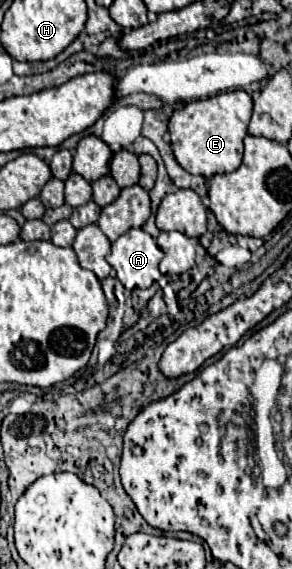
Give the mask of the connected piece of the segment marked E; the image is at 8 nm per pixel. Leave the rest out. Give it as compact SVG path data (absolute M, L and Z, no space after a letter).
M230 90L206 100L188 102L184 108L174 110L170 116L168 132L172 136L172 150L178 164L190 172L210 180L216 174L234 172L242 164L244 136L252 116L252 98L244 90Z

